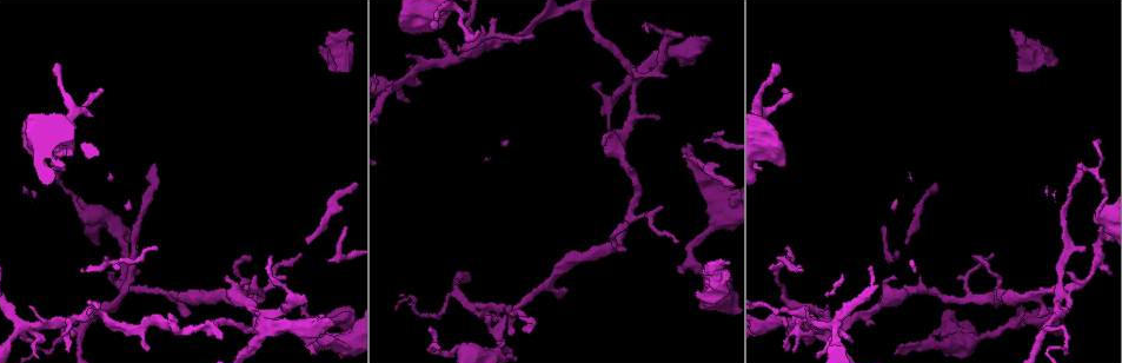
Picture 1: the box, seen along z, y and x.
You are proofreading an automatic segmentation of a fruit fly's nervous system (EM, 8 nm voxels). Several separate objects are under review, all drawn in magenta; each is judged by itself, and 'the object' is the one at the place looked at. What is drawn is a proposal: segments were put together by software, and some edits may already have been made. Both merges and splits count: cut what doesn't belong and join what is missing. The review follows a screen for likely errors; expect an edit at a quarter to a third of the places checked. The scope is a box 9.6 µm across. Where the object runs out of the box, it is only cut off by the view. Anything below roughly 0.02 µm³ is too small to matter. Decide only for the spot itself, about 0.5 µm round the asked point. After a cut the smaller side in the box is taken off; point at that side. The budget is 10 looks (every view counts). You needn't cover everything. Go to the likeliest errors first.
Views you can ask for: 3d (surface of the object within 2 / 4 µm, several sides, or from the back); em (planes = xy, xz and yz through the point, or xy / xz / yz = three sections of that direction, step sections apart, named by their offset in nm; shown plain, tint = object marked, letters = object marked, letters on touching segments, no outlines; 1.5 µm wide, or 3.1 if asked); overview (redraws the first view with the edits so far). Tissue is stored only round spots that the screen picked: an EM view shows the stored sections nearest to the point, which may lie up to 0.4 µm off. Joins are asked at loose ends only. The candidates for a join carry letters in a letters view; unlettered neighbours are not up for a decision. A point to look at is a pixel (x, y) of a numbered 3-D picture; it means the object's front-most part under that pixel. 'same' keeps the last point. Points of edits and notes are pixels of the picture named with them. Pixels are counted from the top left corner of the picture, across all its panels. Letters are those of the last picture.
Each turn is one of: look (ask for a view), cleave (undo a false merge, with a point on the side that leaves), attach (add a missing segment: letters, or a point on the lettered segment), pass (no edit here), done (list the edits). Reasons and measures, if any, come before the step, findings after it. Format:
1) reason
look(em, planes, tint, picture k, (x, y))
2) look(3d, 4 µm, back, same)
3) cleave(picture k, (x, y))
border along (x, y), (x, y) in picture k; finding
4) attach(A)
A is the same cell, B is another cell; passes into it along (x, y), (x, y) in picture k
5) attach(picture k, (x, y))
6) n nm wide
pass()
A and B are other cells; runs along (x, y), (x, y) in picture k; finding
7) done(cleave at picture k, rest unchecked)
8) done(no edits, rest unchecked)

free end
look(3d, 2 µm, picture 1, (303, 309))

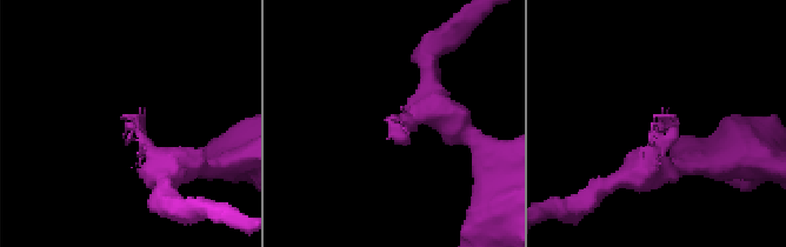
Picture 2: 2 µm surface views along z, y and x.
look(em, xz, step 8, tint, picture 2, (127, 116))

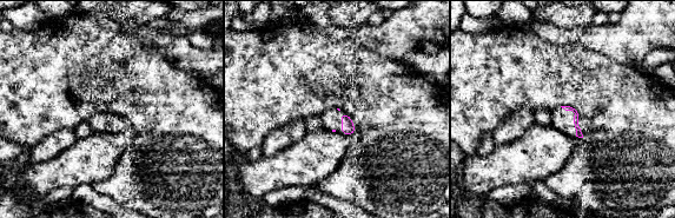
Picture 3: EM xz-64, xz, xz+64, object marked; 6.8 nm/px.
cut it another way
look(em, planes, letters, same)

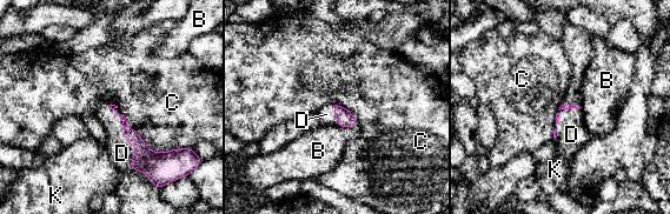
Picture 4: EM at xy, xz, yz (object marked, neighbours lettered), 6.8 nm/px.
attach(D)
D is the same cell, B, C and K are other cells; passes into it along (153, 165), (127, 141), (121, 153) in picture 4; the neuron continues

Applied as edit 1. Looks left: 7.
an open end
look(3d, 2 µm, picture 1, (30, 341))

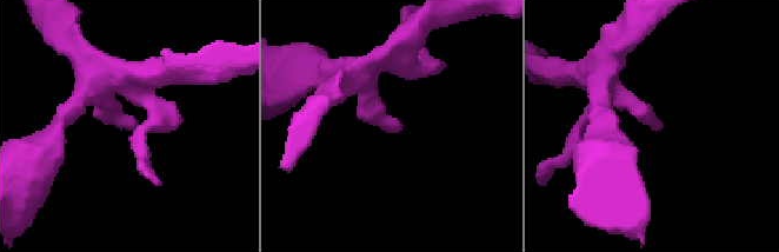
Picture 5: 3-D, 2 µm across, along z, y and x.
now the EM
look(em, planes, letters, picture 5, (134, 126))

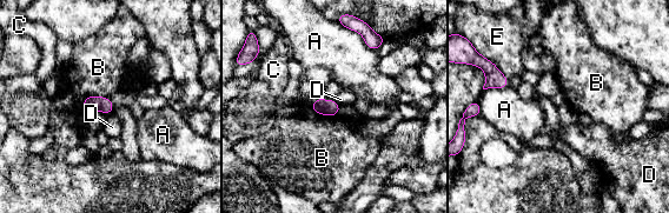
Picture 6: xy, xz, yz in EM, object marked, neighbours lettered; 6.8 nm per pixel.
pass()
A, B, C, D and E are other cells; border along (333, 100), (340, 106) in picture 6; none of them fits

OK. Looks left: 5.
tapers out
look(em, yz, step 4, letters, picture 1, (441, 346))

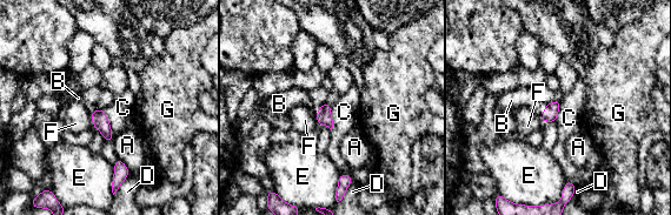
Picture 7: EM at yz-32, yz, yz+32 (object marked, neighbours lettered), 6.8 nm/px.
look(em, planes, letters, same)

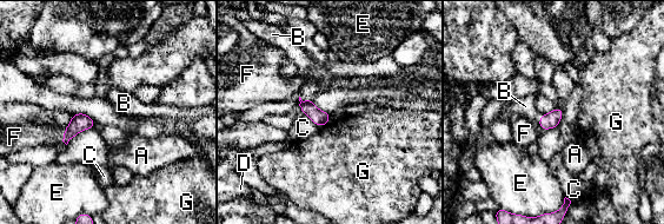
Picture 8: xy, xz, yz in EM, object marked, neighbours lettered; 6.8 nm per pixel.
attach(B)
B is the same cell, A, C, D, E, F and G are other cells; passes into it along (320, 118), (306, 100), (306, 68) in picture 8; it goes on there

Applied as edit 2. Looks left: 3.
three arms meet
look(em, planes, tint, picture 1, (1100, 213))

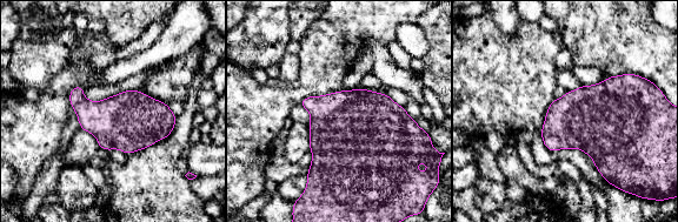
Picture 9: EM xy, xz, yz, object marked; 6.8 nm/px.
look(em, planes, letters, same)

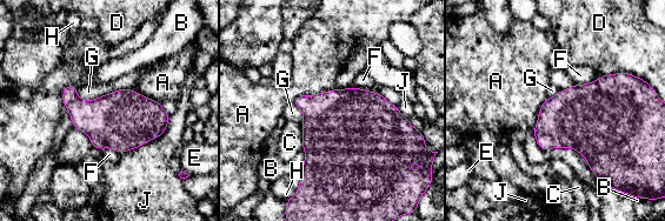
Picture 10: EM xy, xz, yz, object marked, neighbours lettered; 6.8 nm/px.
pass()
A, B, C, D, E, F, G, H and J are other cells; border along (337, 88), (301, 94), (292, 102) in picture 10; one neuron here

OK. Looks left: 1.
done(attach at picture 4, attach at picture 8, rest unchecked)

